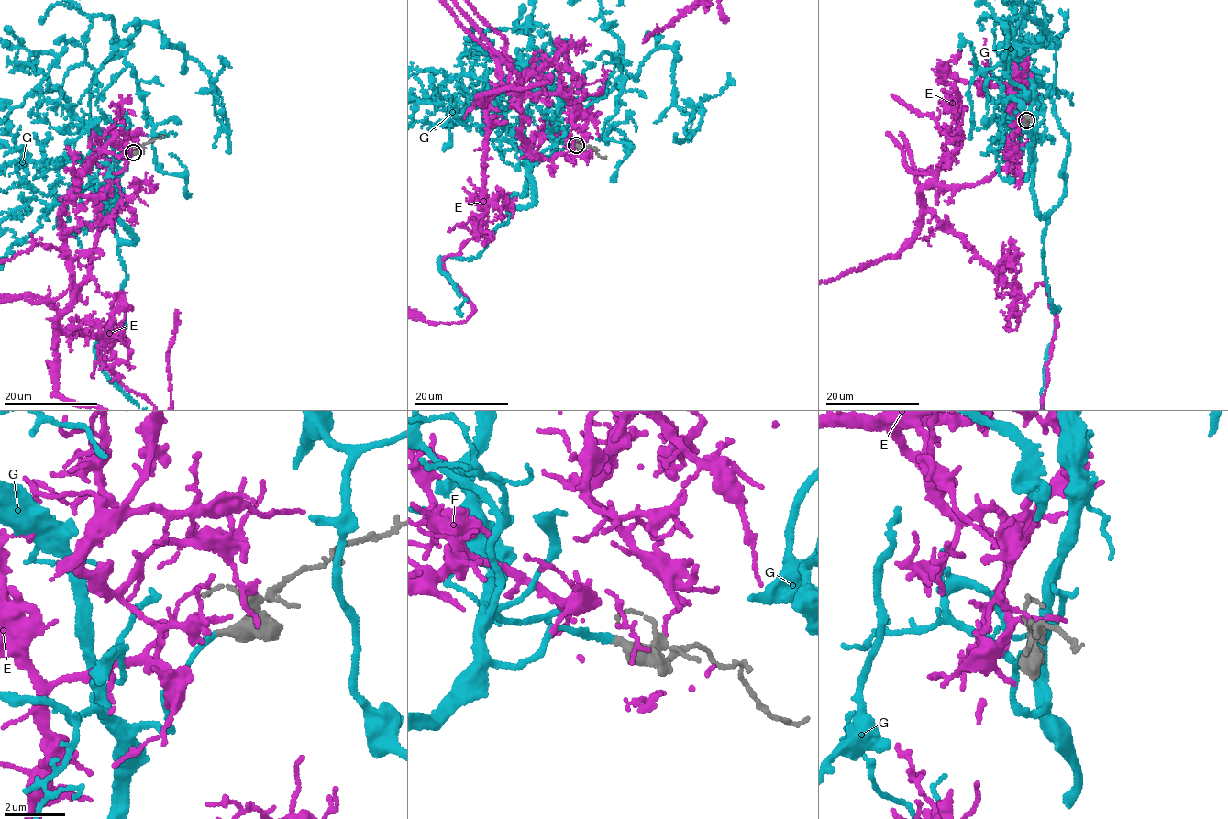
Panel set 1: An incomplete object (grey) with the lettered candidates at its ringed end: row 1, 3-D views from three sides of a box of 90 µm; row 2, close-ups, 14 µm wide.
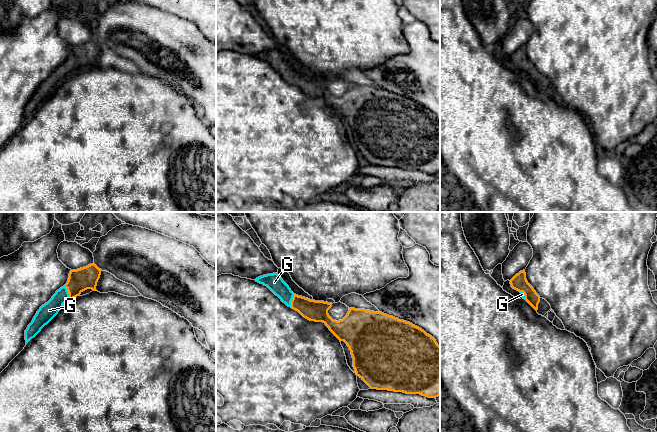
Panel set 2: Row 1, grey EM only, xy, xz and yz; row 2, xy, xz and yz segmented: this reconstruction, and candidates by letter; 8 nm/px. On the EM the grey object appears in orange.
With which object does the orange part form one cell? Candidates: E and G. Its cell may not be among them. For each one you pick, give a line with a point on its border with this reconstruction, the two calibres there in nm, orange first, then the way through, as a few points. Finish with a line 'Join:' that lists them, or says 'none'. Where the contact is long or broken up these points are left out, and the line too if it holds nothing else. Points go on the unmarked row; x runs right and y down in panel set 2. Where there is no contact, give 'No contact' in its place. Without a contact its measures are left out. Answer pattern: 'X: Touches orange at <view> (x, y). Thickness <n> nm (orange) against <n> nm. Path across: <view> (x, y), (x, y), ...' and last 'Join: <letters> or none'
G: Touches orange at xy (69, 72). Thickness 180 nm (orange) against 140 nm. Path across: xy (79, 56), (69, 72), (63, 72), (49, 86)
Join: G

